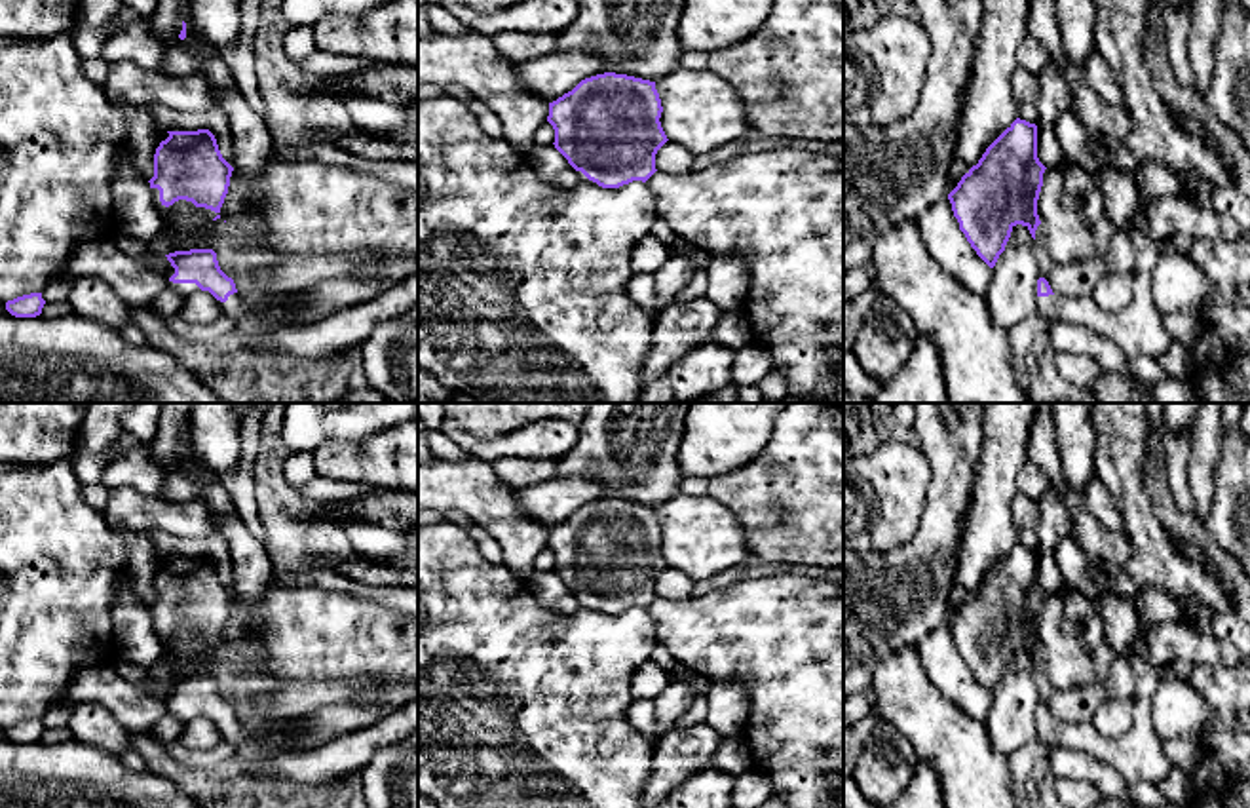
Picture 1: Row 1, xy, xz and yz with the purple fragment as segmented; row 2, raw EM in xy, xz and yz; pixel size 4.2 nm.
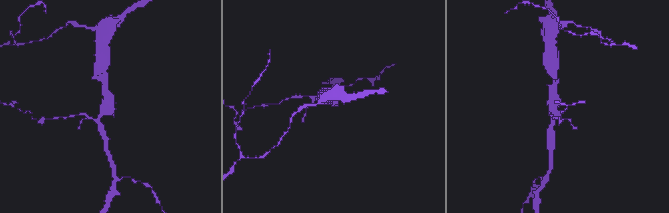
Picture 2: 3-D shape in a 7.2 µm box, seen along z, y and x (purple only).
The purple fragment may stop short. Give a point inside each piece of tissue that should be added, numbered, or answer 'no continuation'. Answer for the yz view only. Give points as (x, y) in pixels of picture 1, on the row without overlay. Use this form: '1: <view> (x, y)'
1: yz (1047, 732)

